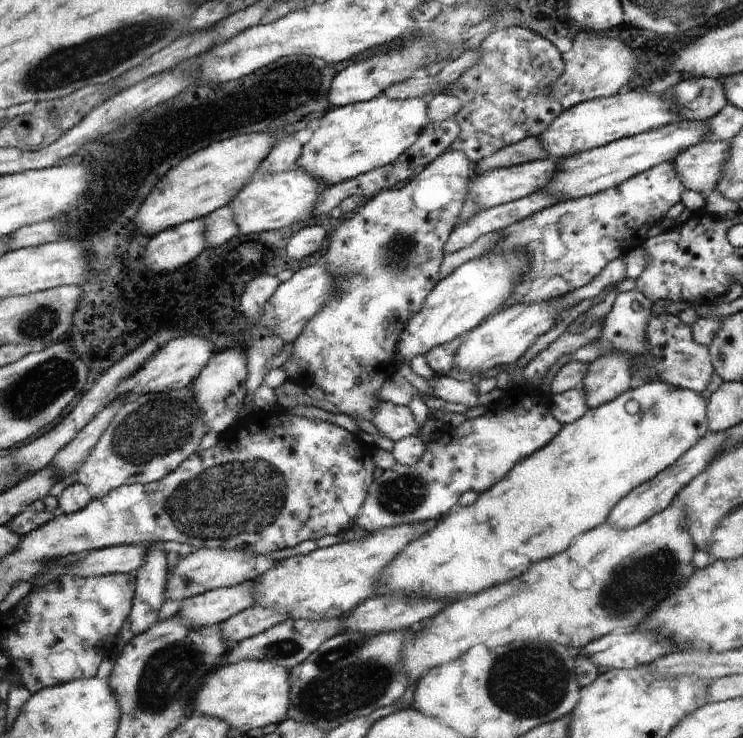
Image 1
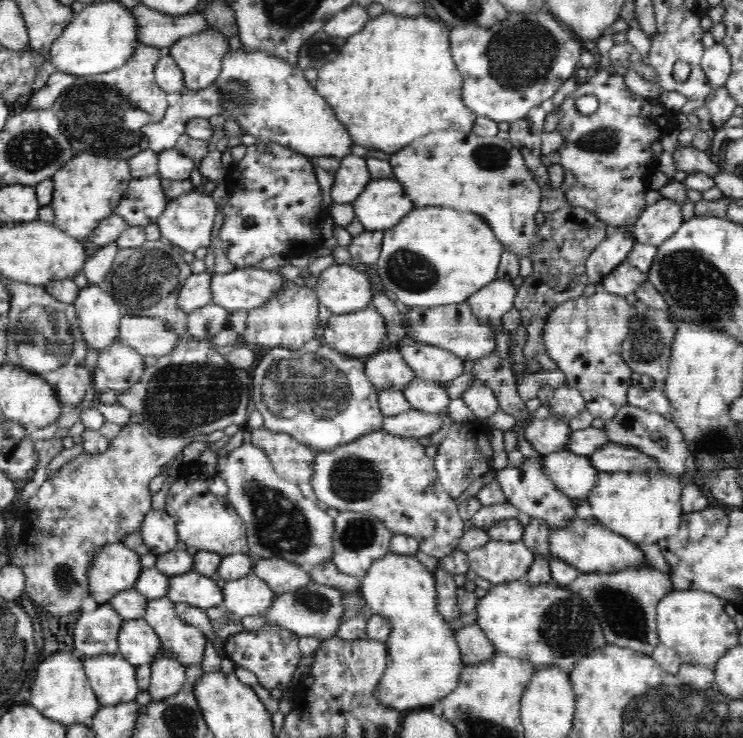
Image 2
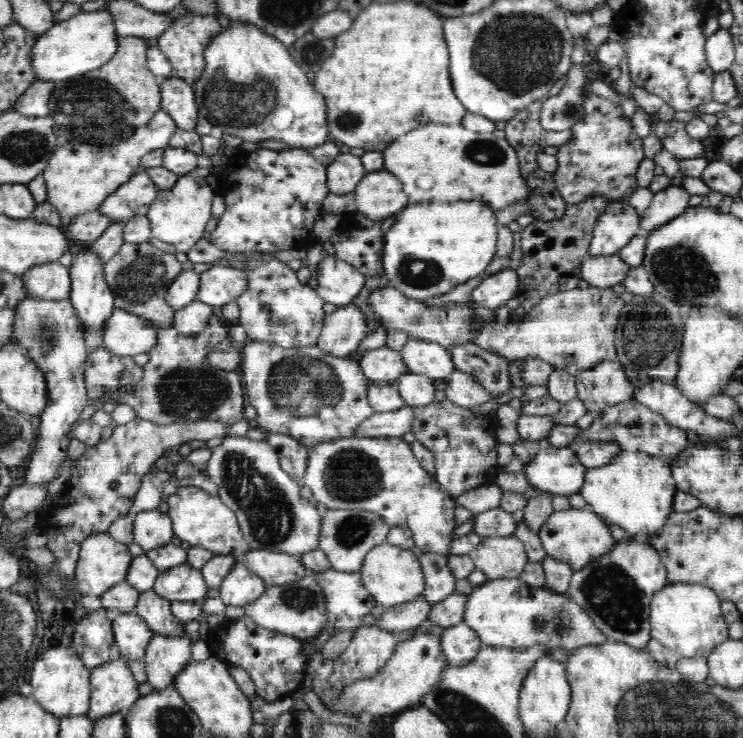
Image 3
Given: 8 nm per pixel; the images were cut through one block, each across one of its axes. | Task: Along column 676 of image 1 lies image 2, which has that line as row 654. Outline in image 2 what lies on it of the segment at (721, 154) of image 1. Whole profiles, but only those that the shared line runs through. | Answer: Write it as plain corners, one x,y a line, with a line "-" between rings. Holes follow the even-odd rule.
164,649
160,650
151,666
151,683
148,688
150,696
154,701
164,701
168,697
182,690
186,676
186,668
180,662
176,662
171,654

